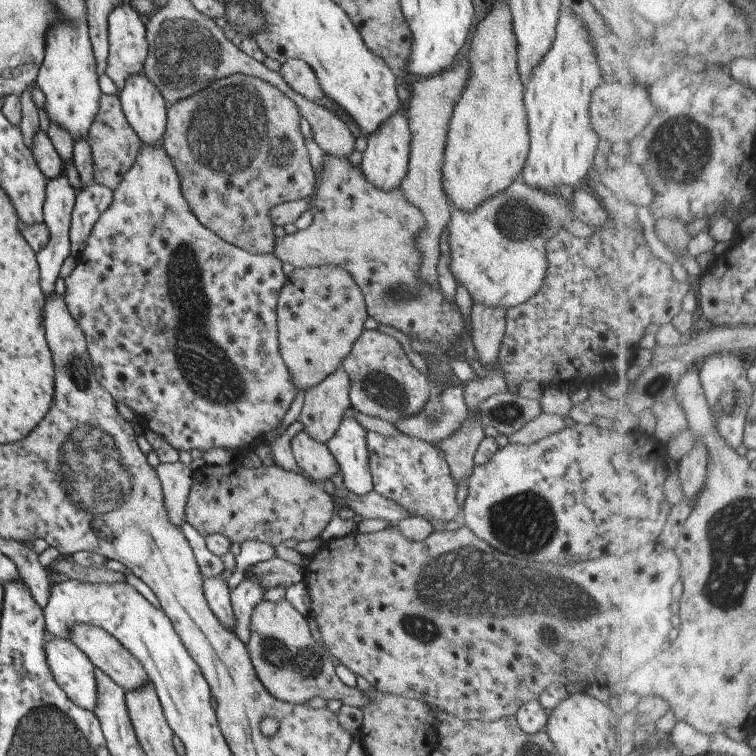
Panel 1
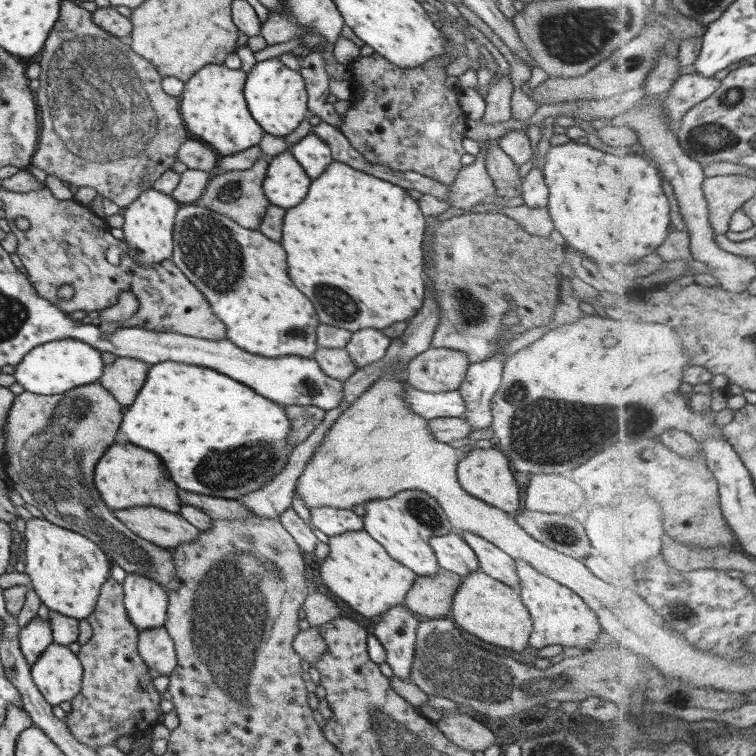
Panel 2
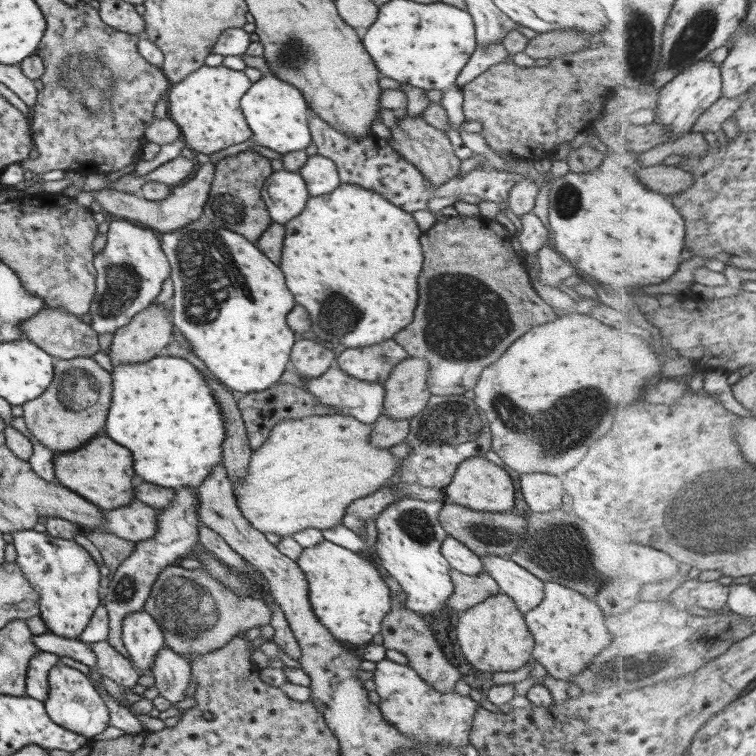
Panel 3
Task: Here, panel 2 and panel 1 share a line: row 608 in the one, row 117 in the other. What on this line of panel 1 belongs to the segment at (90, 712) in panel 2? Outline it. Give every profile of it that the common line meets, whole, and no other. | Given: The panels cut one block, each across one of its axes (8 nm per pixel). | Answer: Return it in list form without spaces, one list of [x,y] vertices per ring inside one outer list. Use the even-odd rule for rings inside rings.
[[[105,88],[101,90],[98,109],[91,121],[86,136],[92,154],[93,182],[102,184],[113,190],[135,162],[142,142],[129,126],[120,107],[116,91]]]

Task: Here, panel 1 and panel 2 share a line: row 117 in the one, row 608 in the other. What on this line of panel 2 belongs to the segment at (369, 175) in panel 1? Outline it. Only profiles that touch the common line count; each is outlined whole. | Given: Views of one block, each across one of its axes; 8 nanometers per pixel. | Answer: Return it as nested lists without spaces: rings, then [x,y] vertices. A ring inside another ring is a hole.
[[[397,604],[382,613],[373,628],[374,637],[385,651],[385,662],[399,679],[409,678],[413,662],[414,642],[419,617],[410,613],[404,604]]]

